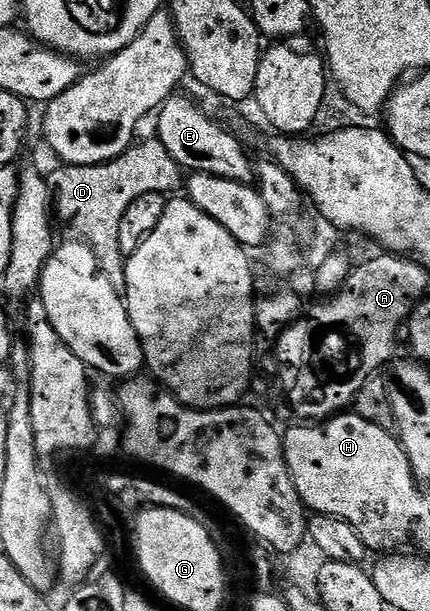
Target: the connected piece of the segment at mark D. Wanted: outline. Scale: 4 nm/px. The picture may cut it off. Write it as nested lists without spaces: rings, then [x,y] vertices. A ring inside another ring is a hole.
[[[150,137],[141,143],[135,142],[126,148],[125,151],[105,160],[96,163],[83,163],[81,165],[62,165],[62,168],[52,177],[52,195],[56,200],[56,215],[62,219],[67,219],[75,227],[77,234],[94,251],[96,261],[112,281],[112,289],[122,293],[126,290],[126,259],[124,251],[122,255],[122,239],[118,236],[120,232],[120,220],[126,214],[128,197],[137,196],[142,193],[145,187],[158,187],[161,183],[166,183],[169,179],[174,179],[180,174],[180,168],[175,163],[174,158],[168,153],[168,149],[157,138]]]

